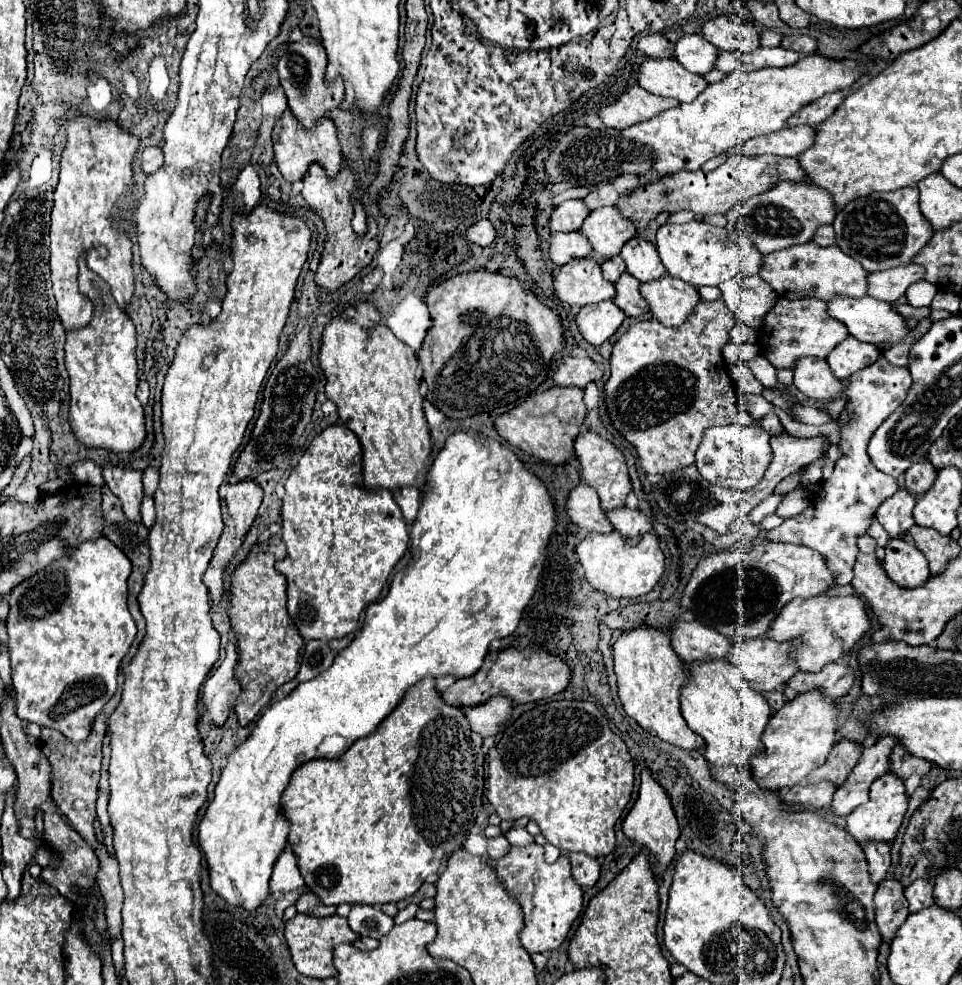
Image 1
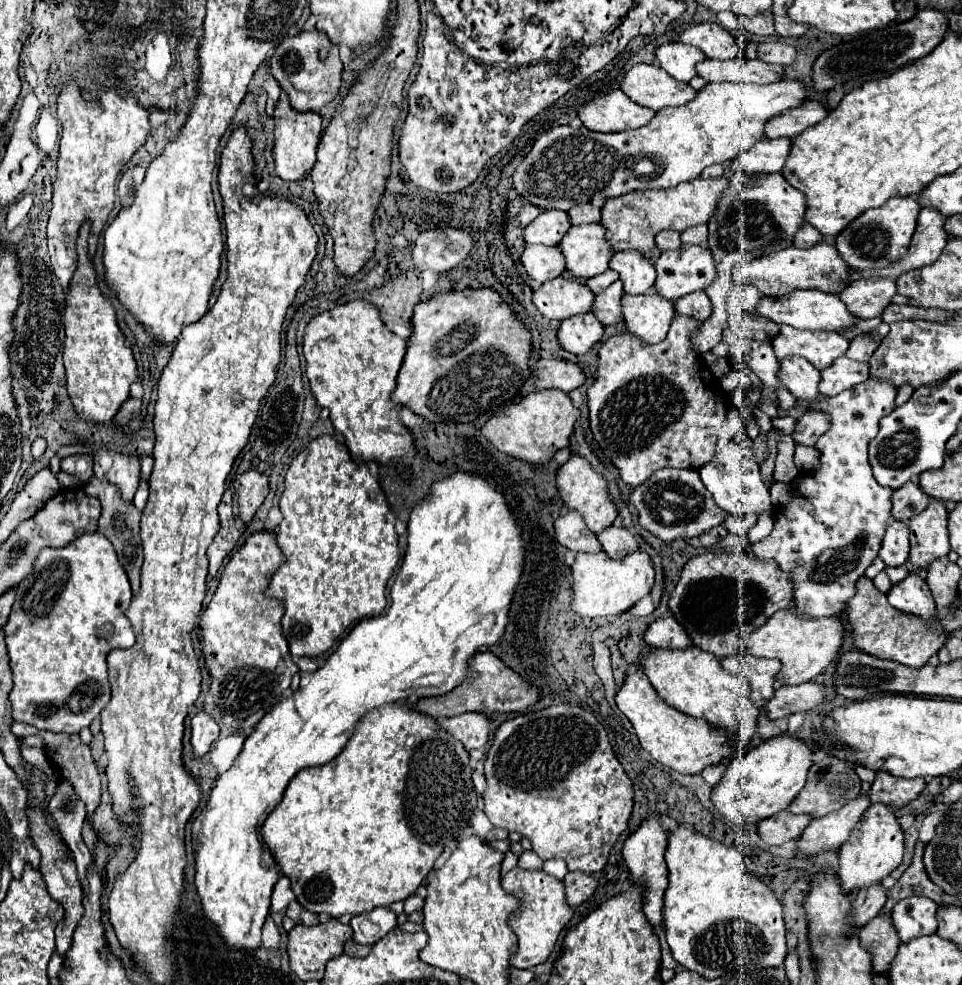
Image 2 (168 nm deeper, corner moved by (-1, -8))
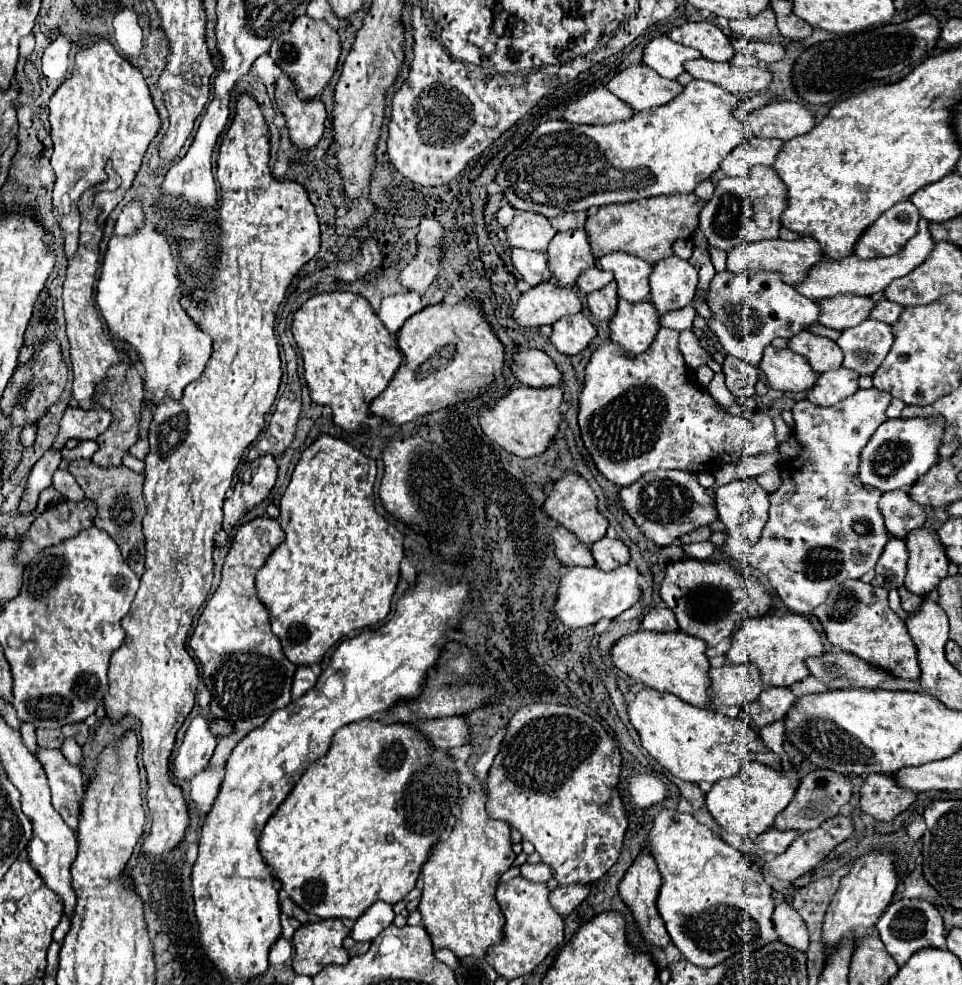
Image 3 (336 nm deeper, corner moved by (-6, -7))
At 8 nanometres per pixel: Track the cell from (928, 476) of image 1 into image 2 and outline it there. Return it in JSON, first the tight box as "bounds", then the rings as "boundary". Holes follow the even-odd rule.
{"bounds":[891,482,929,522],"boundary":[[[909,482],[909,484],[903,484],[903,488],[893,492],[891,504],[893,504],[891,518],[901,520],[901,522],[909,522],[911,516],[915,516],[927,508],[929,496],[919,488],[919,484]]]}

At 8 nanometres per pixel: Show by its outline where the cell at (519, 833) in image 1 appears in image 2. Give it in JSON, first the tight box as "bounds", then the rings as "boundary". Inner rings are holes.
{"bounds":[519,850,543,870],"boundary":[[[531,850],[531,852],[523,852],[519,858],[519,866],[525,870],[539,870],[543,868],[543,860]]]}

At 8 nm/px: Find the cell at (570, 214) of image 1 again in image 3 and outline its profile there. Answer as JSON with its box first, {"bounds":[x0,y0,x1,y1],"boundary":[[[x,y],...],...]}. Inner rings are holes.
{"bounds":[506,213,556,251],"boundary":[[[520,213],[514,217],[512,225],[506,227],[508,241],[512,247],[522,247],[530,251],[546,251],[552,237],[556,235],[550,221],[540,213]]]}

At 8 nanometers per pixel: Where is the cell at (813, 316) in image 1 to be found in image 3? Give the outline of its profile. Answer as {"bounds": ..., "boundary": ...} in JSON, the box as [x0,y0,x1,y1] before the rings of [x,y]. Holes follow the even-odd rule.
{"bounds":[788,331,842,373],"boundary":[[[802,331],[788,339],[788,349],[800,355],[806,355],[808,363],[816,373],[826,373],[842,365],[842,349],[838,347],[836,341],[828,337],[814,335],[812,331]]]}

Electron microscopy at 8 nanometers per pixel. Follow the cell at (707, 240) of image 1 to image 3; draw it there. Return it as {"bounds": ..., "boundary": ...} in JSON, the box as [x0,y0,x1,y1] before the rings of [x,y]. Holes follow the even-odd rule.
{"bounds":[650,255,698,313],"boundary":[[[676,255],[656,263],[650,275],[650,301],[660,313],[686,307],[696,291],[698,271],[690,261]]]}

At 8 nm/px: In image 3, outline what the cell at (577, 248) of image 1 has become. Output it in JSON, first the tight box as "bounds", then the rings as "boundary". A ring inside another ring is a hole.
{"bounds":[512,249,552,287],"boundary":[[[512,249],[512,263],[518,269],[518,273],[522,275],[522,279],[526,283],[530,283],[532,287],[542,283],[542,281],[552,279],[550,263],[548,263],[548,257],[546,257],[544,251]]]}

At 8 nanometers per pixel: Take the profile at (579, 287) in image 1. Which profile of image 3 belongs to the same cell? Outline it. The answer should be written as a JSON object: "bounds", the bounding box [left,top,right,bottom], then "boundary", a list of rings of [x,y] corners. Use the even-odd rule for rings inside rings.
{"bounds":[512,281,582,327],"boundary":[[[546,281],[532,287],[518,299],[512,317],[522,327],[542,327],[580,311],[582,301],[574,289]]]}

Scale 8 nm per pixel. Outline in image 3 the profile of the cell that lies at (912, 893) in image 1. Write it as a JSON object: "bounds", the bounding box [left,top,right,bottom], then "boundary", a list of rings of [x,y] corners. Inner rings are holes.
{"bounds":[876,897,946,965],"boundary":[[[904,897],[904,899],[890,903],[890,907],[884,911],[876,927],[878,927],[882,943],[886,945],[886,951],[896,959],[898,965],[906,963],[906,959],[910,959],[914,951],[920,951],[926,947],[940,947],[940,949],[946,947],[944,921],[938,909],[924,899],[906,899]]]}

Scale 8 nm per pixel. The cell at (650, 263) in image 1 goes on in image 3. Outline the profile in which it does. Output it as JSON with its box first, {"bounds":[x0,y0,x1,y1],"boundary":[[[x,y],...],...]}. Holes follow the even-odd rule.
{"bounds":[596,253,652,303],"boundary":[[[610,253],[596,261],[598,269],[614,273],[618,283],[618,295],[630,303],[642,301],[650,295],[650,273],[652,265],[630,253]]]}

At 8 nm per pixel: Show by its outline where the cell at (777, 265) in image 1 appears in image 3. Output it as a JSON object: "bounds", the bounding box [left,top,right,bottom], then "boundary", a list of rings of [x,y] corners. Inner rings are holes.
{"bounds":[728,237,822,285],"boundary":[[[802,237],[798,241],[782,241],[782,239],[774,239],[774,241],[762,241],[762,243],[742,243],[734,249],[728,251],[728,271],[734,275],[744,273],[760,273],[760,271],[772,271],[772,273],[780,273],[782,279],[786,279],[786,283],[790,285],[798,285],[806,279],[808,271],[820,263],[822,257],[822,247],[818,241],[814,241],[812,237]]]}

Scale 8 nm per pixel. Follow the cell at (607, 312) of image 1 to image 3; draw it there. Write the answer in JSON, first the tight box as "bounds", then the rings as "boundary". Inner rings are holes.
{"bounds":[550,313,596,355],"boundary":[[[584,313],[568,315],[552,325],[550,341],[564,355],[578,355],[596,337],[596,327]]]}

